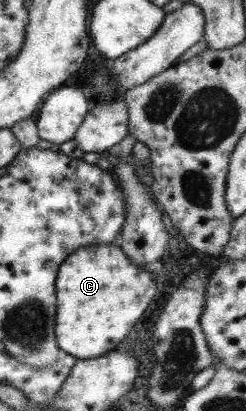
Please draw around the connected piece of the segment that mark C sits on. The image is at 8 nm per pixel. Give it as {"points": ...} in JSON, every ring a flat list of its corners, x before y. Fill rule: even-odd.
{"points":[[89,245,74,250,59,264,55,276,55,326,60,351,76,360,108,354,127,336,155,294,149,272,133,266,118,246]]}

